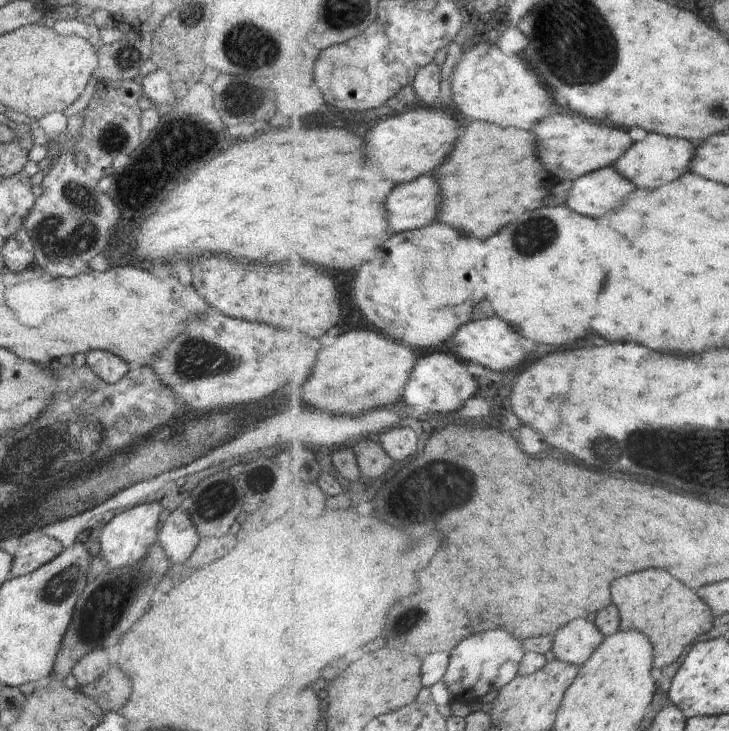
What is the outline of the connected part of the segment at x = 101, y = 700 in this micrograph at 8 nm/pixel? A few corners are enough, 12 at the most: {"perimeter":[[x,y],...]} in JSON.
{"perimeter":[[113,665],[80,689],[101,708],[120,713],[130,679]]}

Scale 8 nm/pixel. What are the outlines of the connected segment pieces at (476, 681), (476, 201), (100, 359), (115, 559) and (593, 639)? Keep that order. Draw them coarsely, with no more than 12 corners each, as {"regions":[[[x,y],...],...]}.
{"regions":[[[506,630],[470,636],[444,675],[473,704],[520,675],[526,650]],[[472,120],[438,172],[444,216],[490,238],[560,180],[538,138]],[[108,351],[87,352],[85,366],[113,385],[128,363]],[[159,502],[138,504],[97,532],[105,570],[134,564],[157,541]],[[592,620],[556,636],[556,656],[586,664],[606,636]]]}

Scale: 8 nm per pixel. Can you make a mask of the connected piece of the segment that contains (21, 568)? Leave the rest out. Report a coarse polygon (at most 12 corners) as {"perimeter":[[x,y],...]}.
{"perimeter":[[49,536],[22,539],[11,576],[19,577],[56,558],[62,543]]}

